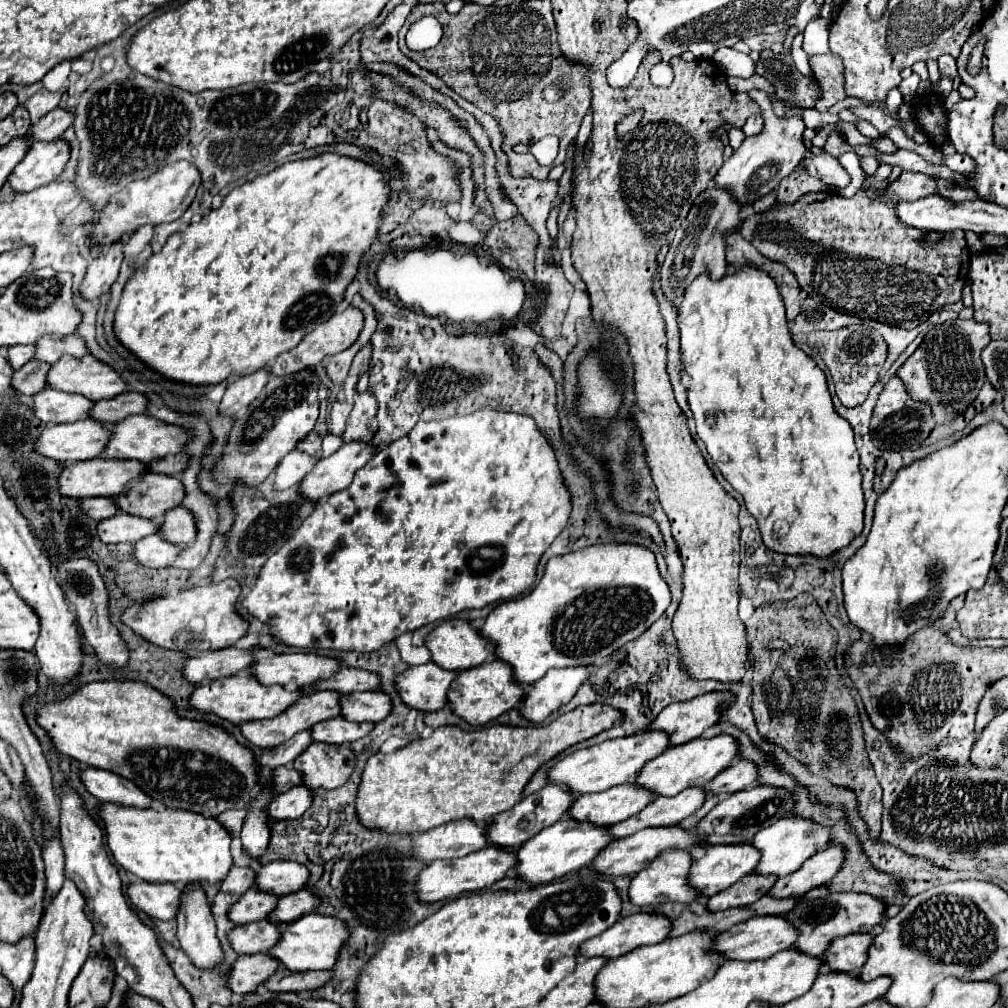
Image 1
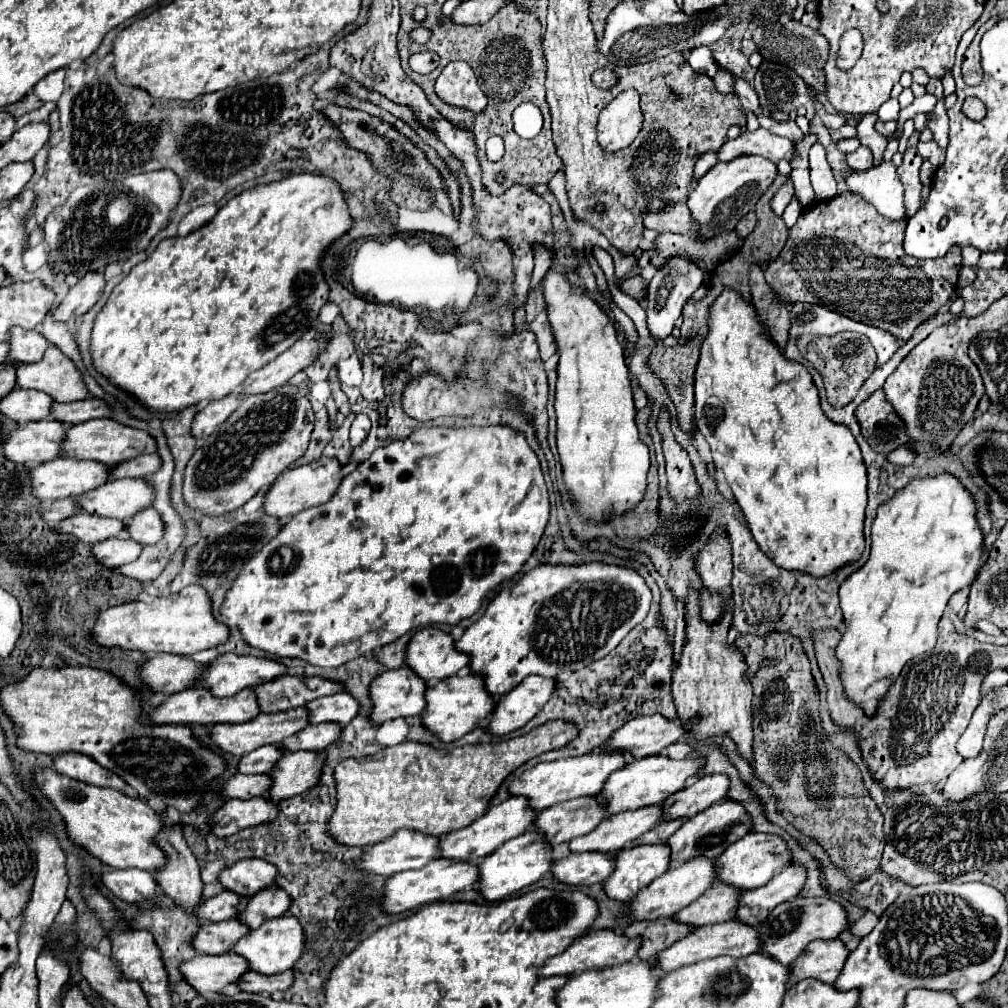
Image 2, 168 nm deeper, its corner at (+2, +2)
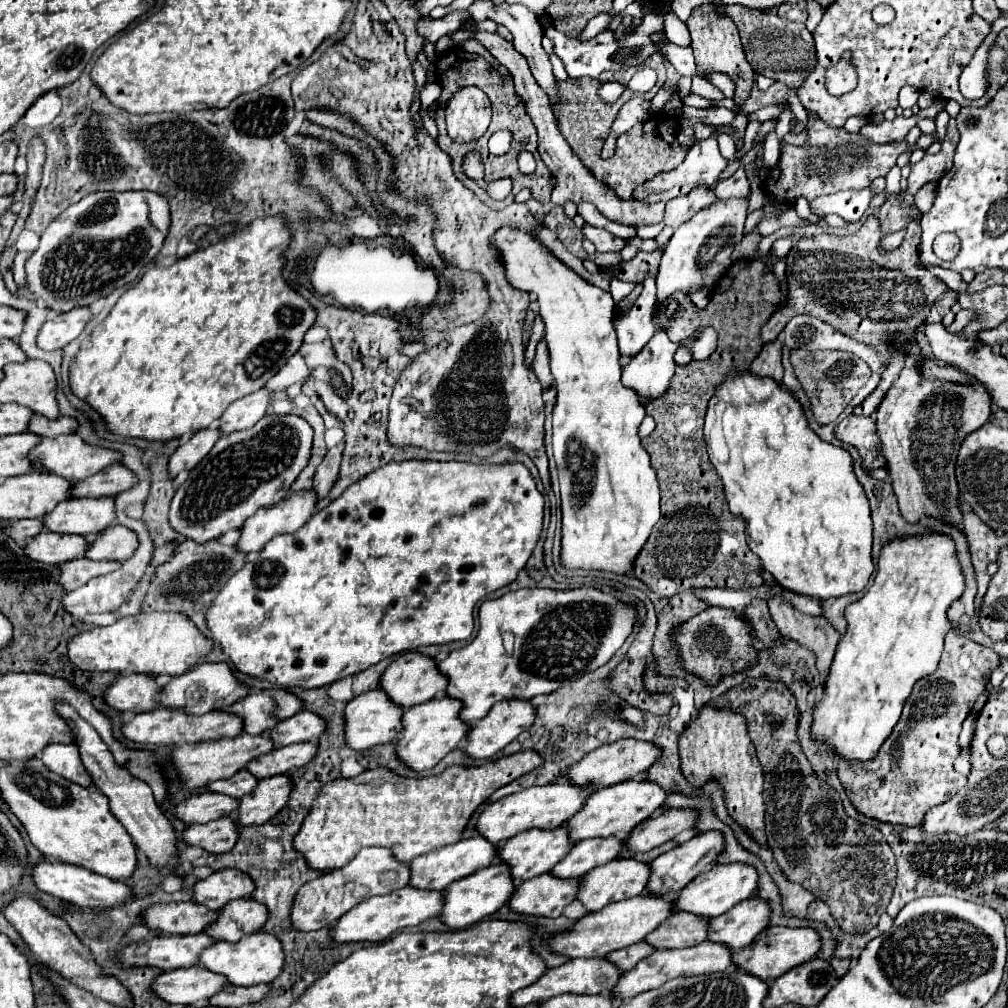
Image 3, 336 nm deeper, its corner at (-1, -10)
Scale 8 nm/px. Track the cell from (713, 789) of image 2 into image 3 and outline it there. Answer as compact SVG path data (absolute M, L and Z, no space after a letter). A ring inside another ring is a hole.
M670 809L662 815L648 817L648 821L642 821L636 825L636 829L630 831L630 835L624 841L624 849L630 853L646 853L670 839L674 839L684 829L692 829L696 821L696 811L684 811L684 809Z

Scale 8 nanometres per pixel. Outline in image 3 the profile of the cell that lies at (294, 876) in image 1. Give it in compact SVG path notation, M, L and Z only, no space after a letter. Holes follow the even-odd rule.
M220 869L198 881L192 891L194 903L216 911L232 899L248 897L248 893L252 893L252 881L248 881L248 877L244 877L238 869Z

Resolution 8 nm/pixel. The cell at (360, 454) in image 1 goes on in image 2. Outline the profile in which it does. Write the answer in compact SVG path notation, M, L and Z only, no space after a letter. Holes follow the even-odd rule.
M319 457L311 463L299 465L295 469L287 469L281 477L277 477L277 481L273 483L273 487L265 497L263 509L273 517L295 515L303 509L327 503L335 495L341 481L343 481L343 465L335 457Z

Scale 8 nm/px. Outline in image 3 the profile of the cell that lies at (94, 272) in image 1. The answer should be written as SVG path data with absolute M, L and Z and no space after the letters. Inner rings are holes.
M86 307L72 309L72 313L58 315L42 325L42 329L38 331L38 337L36 337L36 345L44 351L62 349L64 345L68 345L72 339L76 339L82 333L82 329L86 327L86 323L90 319L92 319L92 315Z

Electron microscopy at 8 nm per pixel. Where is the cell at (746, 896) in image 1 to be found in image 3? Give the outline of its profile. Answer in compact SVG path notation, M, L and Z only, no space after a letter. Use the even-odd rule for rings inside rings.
M672 913L644 939L654 949L694 947L708 937L708 921L700 921L690 913Z

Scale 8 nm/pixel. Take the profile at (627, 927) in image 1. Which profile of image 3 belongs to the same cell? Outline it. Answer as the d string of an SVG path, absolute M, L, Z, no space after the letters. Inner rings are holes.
M570 959L568 963L564 963L560 967L548 969L530 987L512 993L510 1005L512 1007L524 1007L524 1005L540 1003L540 1001L546 1001L550 997L564 995L564 993L574 993L574 995L600 995L600 993L612 989L612 985L616 985L616 977L620 977L620 971L616 969L616 965L608 965L608 961L604 961L604 959Z

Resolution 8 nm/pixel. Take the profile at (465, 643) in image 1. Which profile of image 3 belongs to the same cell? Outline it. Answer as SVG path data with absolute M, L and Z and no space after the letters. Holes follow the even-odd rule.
M404 653L398 655L382 673L378 689L382 689L388 699L396 705L402 705L402 709L408 709L412 705L420 705L432 699L440 699L444 697L444 685L446 685L446 677L440 675L440 671L436 669L436 663L420 653Z

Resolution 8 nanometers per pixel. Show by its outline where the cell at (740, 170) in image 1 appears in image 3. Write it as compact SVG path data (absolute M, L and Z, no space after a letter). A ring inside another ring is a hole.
M720 199L714 205L702 209L688 223L680 225L670 239L656 275L656 301L664 305L672 293L690 295L702 287L714 287L716 281L732 265L730 253L738 241L742 241L742 229L746 221L748 199Z

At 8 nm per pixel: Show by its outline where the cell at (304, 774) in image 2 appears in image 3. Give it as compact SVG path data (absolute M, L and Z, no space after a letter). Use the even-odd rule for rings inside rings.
M274 775L264 781L258 781L256 789L250 795L240 799L236 809L238 825L262 825L272 819L288 801L288 775Z

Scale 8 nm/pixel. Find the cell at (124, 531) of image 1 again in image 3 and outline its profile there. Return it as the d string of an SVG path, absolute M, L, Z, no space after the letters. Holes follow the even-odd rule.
M40 531L24 545L24 553L28 559L46 565L58 565L82 557L84 549L88 549L88 541L84 537L76 535L64 537L60 533L44 533L44 531Z

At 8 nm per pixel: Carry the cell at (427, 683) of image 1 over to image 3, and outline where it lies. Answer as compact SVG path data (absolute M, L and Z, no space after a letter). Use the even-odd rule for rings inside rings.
M380 689L366 691L366 693L352 697L344 707L346 745L354 751L366 751L366 749L372 749L376 745L394 741L396 737L400 737L400 717L402 717L402 713L404 711L396 709L396 705L392 705L392 701L388 701L388 697L384 697L384 693L380 693Z

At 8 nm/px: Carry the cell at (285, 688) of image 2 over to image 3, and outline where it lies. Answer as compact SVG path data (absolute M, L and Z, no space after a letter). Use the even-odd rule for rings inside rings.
M270 691L250 693L248 697L236 701L234 705L224 707L222 711L240 717L244 723L244 733L248 735L260 735L272 729L272 725L276 725L276 721L270 719L270 715L276 711L276 703Z

